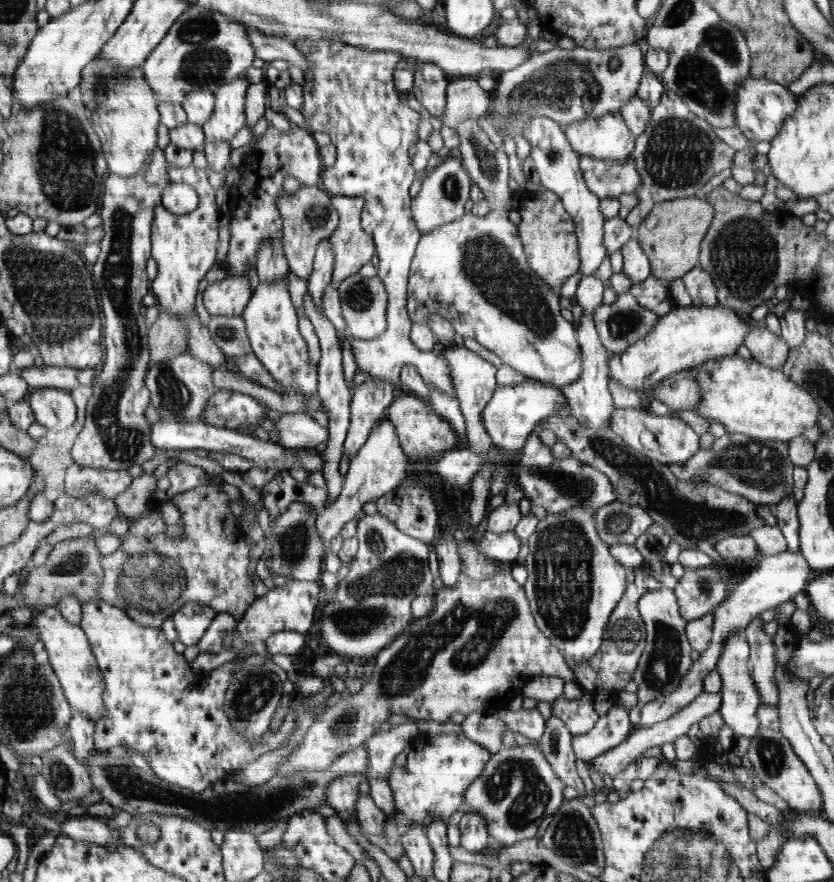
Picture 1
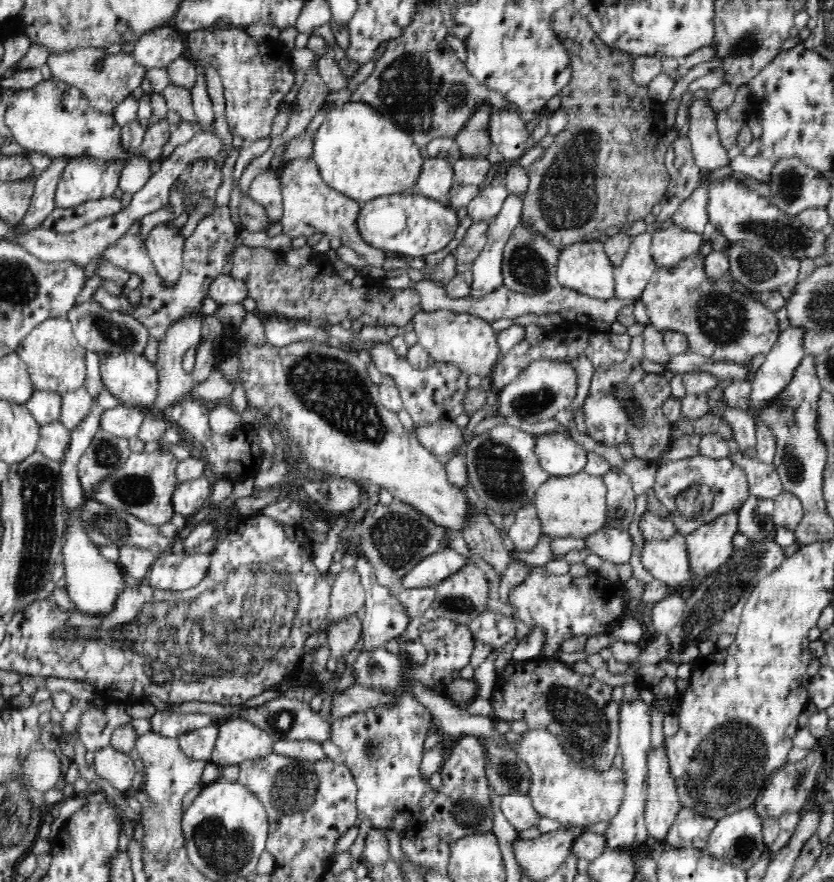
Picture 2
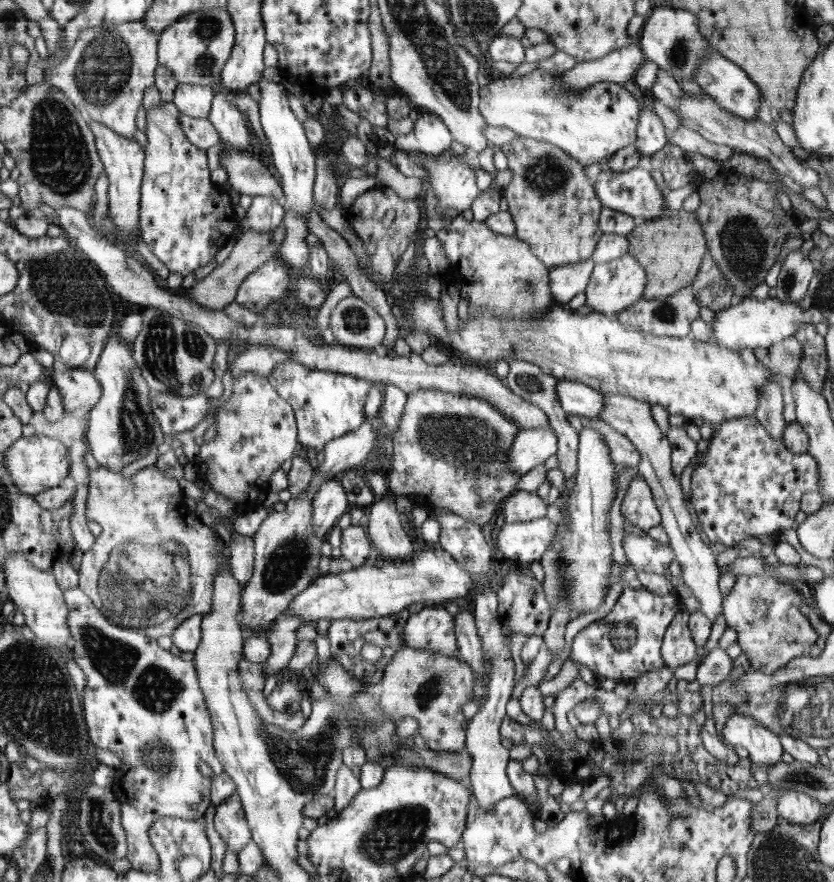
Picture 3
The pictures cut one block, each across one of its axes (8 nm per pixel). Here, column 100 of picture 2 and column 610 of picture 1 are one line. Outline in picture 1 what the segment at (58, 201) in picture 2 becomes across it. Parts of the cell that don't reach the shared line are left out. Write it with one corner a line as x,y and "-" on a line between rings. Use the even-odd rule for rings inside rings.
590,156
579,158
586,187
600,200
618,199
621,194
636,194
642,186
642,177
630,160
624,164

